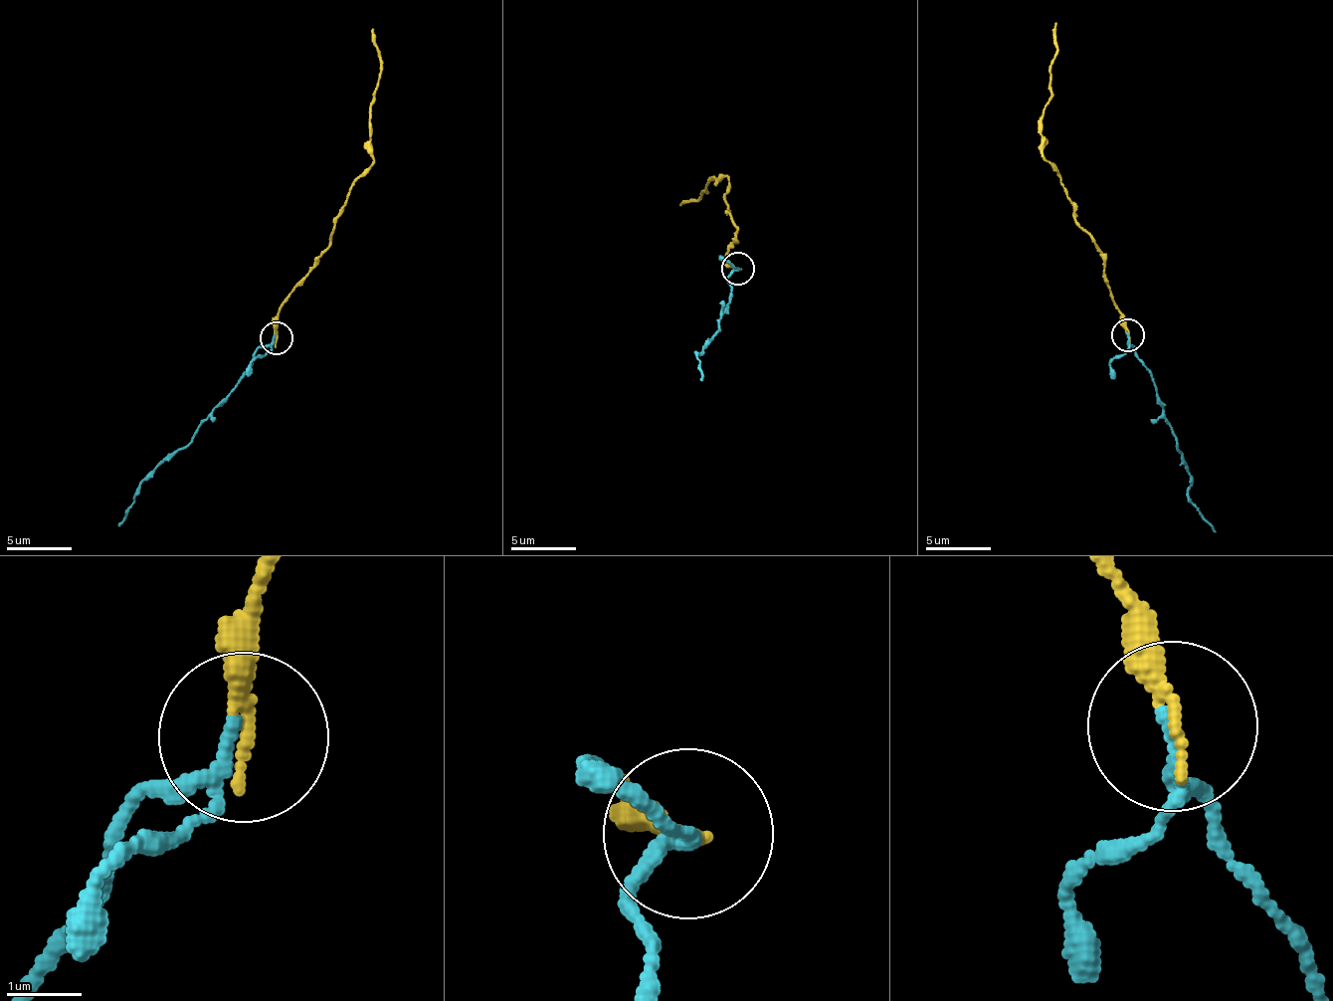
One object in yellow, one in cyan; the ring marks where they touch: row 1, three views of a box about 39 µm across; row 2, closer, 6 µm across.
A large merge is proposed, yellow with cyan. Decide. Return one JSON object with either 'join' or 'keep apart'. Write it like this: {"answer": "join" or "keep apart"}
{"answer": "join"}

